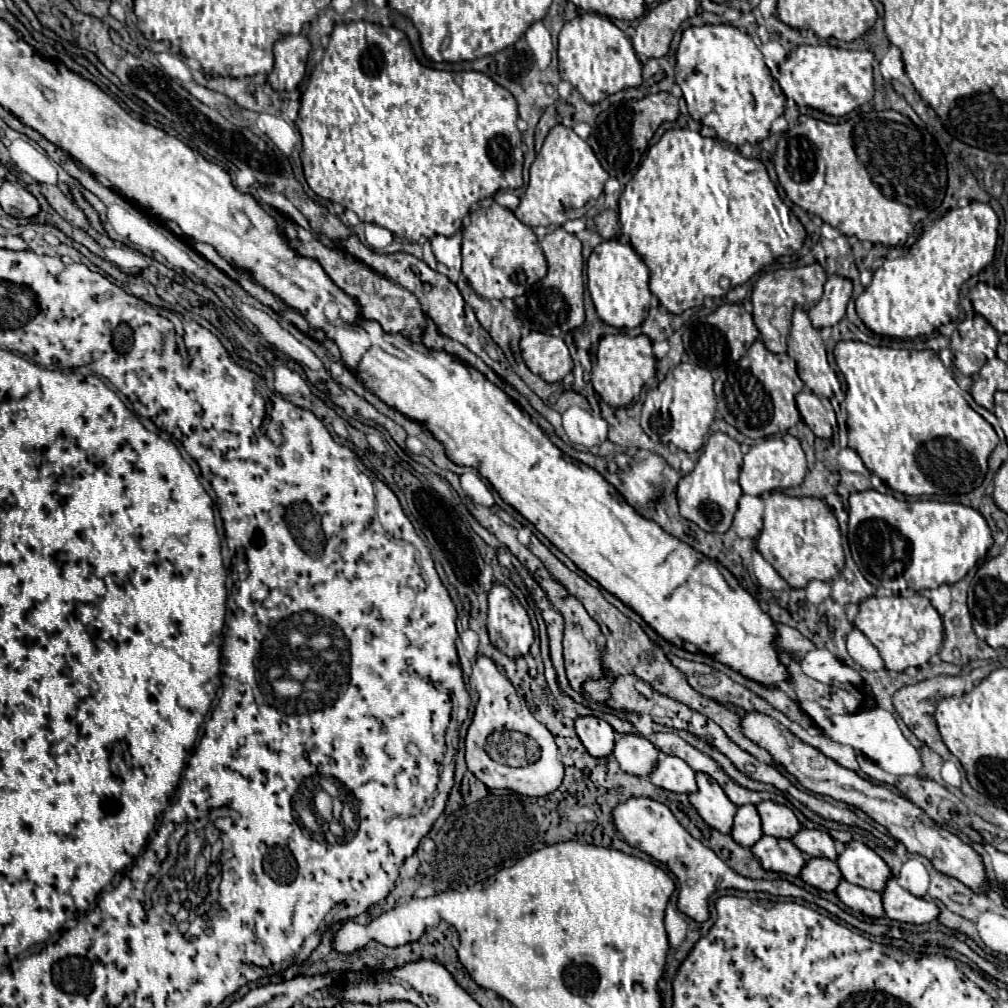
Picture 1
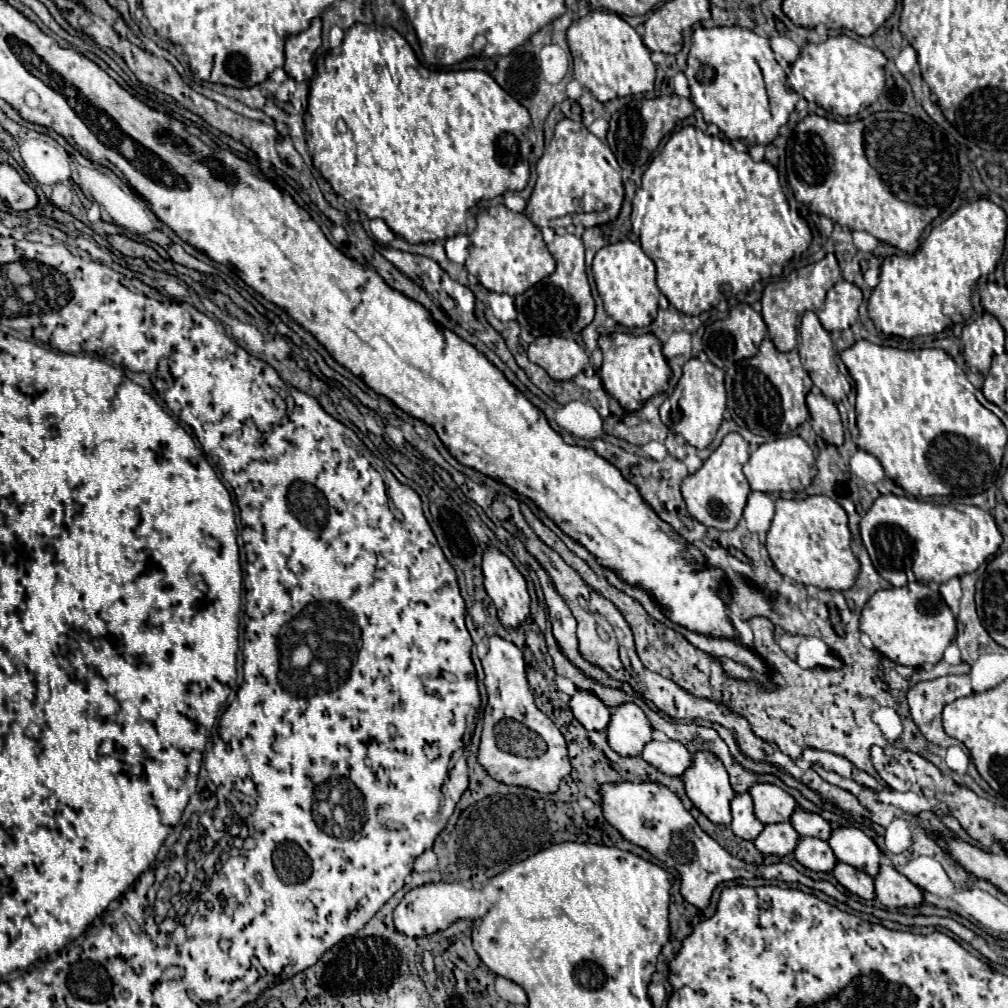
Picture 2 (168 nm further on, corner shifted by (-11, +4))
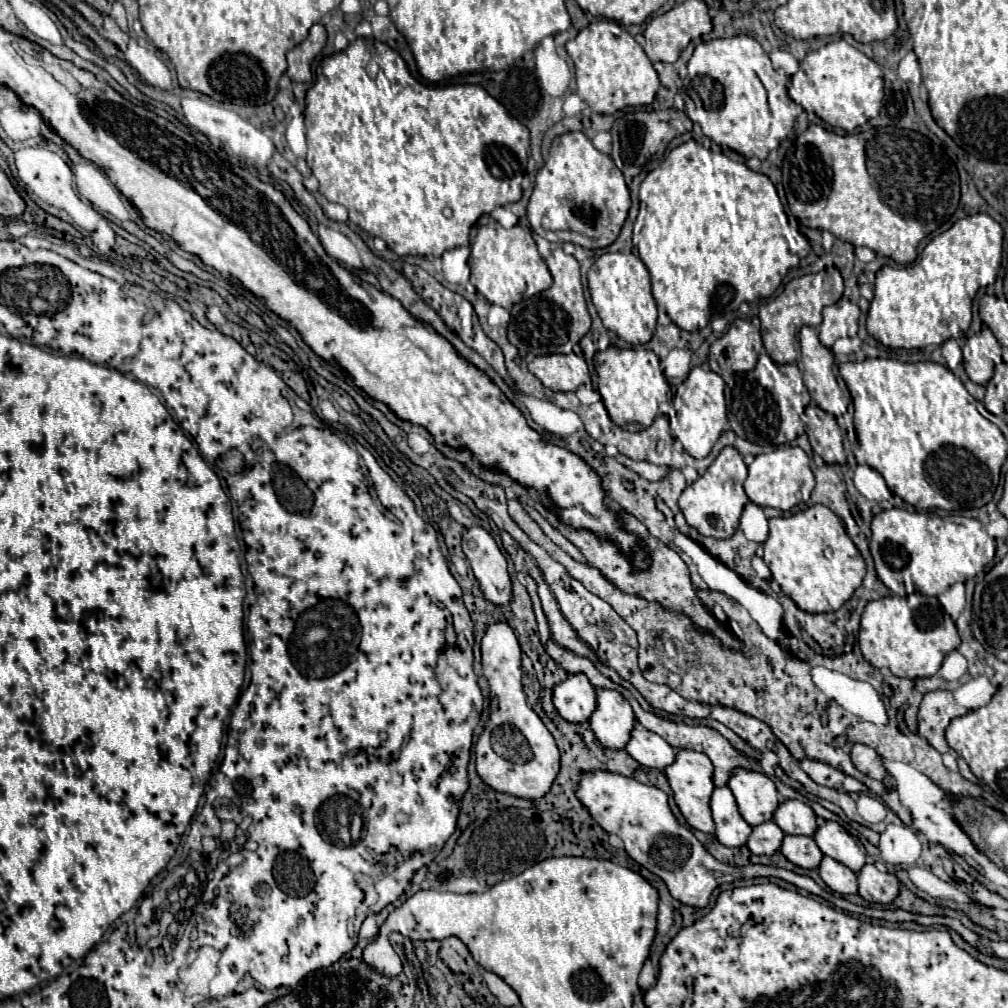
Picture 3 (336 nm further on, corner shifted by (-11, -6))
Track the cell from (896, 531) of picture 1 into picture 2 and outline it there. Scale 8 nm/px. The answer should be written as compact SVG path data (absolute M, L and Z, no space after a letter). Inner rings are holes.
M880 495L860 521L860 535L864 547L872 559L876 571L888 579L894 587L906 585L906 571L914 571L920 583L944 583L952 577L962 577L974 573L990 555L994 555L1002 543L1002 535L996 527L994 517L974 505L959 507L953 503L936 504L931 501L918 501L898 495Z

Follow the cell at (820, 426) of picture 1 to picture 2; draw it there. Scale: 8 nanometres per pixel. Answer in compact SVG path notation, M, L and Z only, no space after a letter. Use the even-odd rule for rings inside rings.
M814 389L806 397L806 405L810 411L814 431L824 441L828 441L832 445L842 445L844 443L844 428L834 401L824 397L818 389Z

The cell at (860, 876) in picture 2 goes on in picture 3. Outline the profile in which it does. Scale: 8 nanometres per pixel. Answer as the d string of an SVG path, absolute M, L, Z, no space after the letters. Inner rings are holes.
M822 857L818 865L818 873L822 881L836 893L842 895L854 895L858 893L858 883L856 883L856 873L850 871L846 865L834 861L832 857Z

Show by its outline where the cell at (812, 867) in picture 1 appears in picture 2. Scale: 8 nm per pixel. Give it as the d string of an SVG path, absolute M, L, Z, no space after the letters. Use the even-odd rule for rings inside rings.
M800 837L794 857L806 869L812 869L816 873L830 873L838 861L836 855L832 853L832 847L816 837Z

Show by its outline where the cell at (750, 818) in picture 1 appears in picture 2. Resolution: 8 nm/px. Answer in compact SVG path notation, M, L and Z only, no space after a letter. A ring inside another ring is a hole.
M748 793L736 795L732 801L732 831L740 839L756 839L764 825L752 813L752 797Z

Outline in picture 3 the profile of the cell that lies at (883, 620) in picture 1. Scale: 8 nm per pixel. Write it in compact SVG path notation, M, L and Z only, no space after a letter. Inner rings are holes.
M914 593L908 597L890 595L870 601L864 607L858 645L864 659L876 669L890 669L896 677L932 677L944 657L960 645L960 637L952 617L940 607L936 597Z

